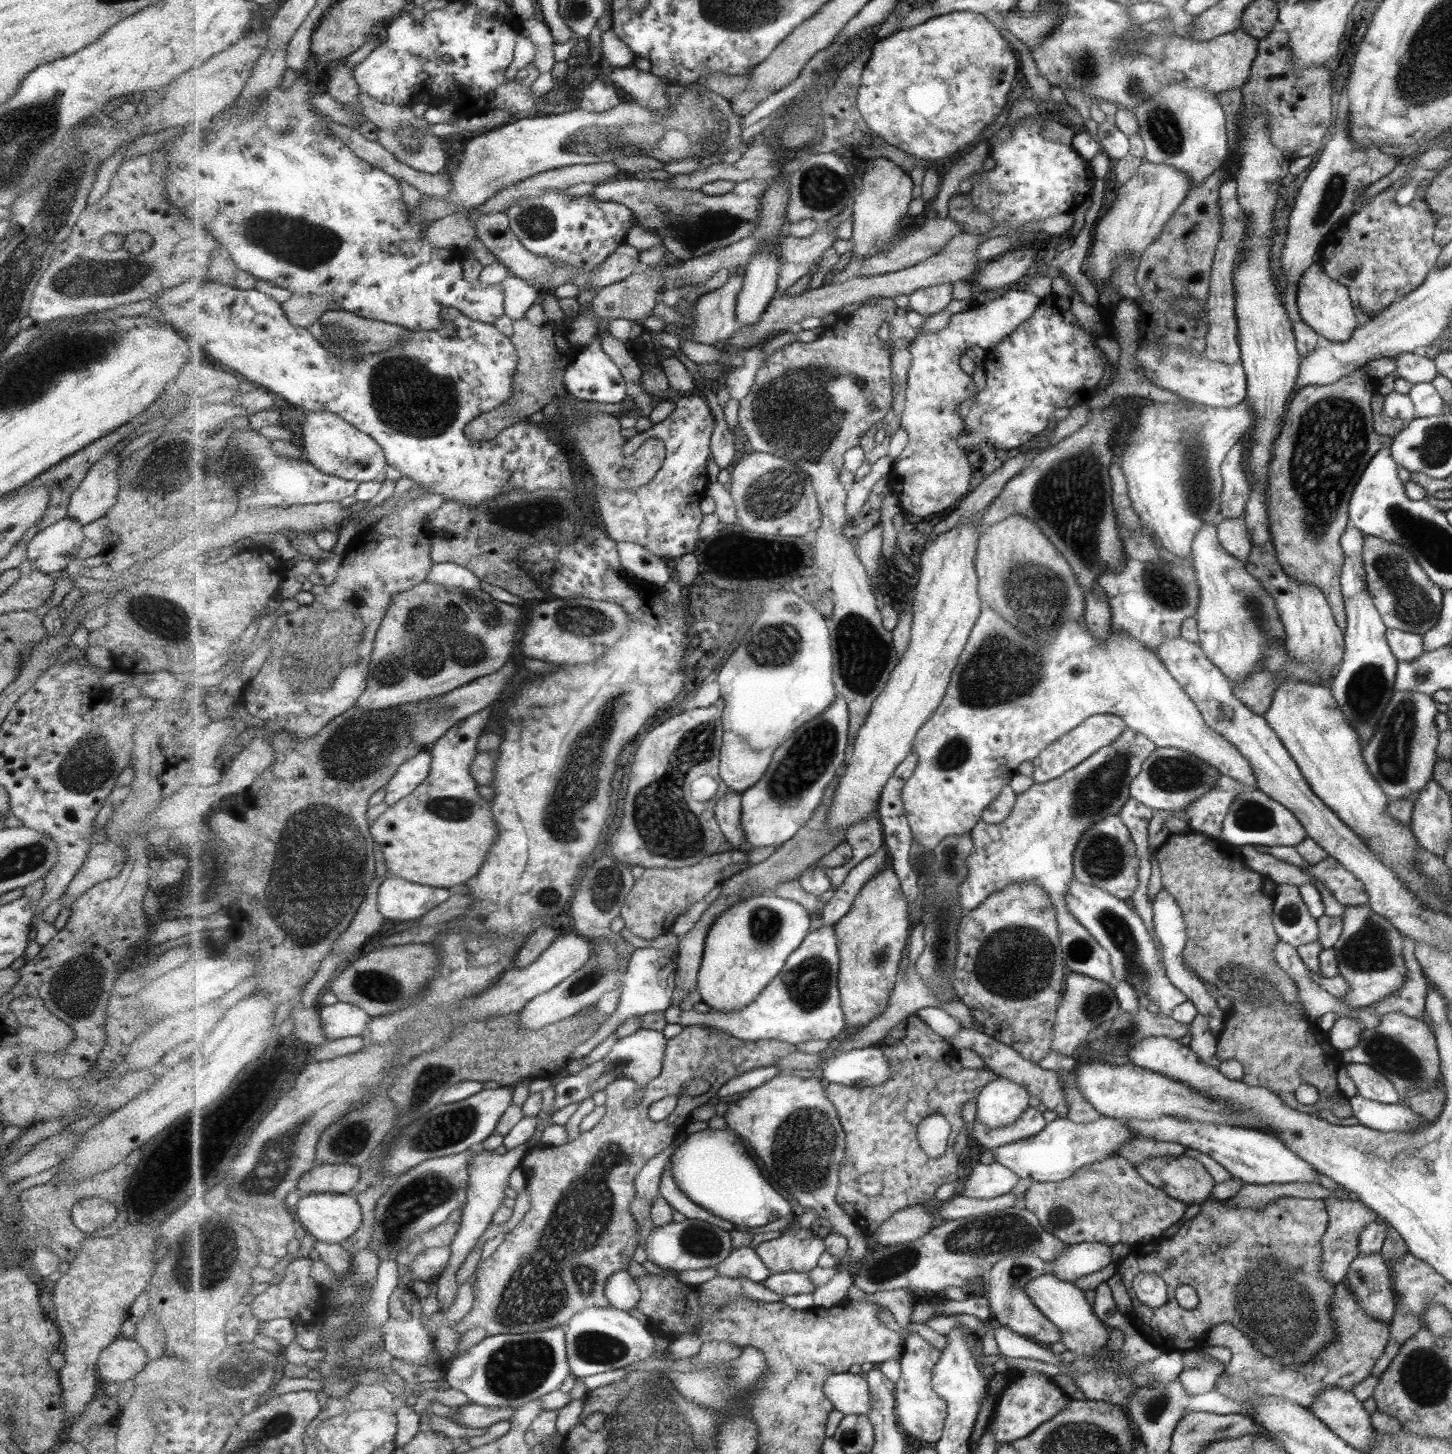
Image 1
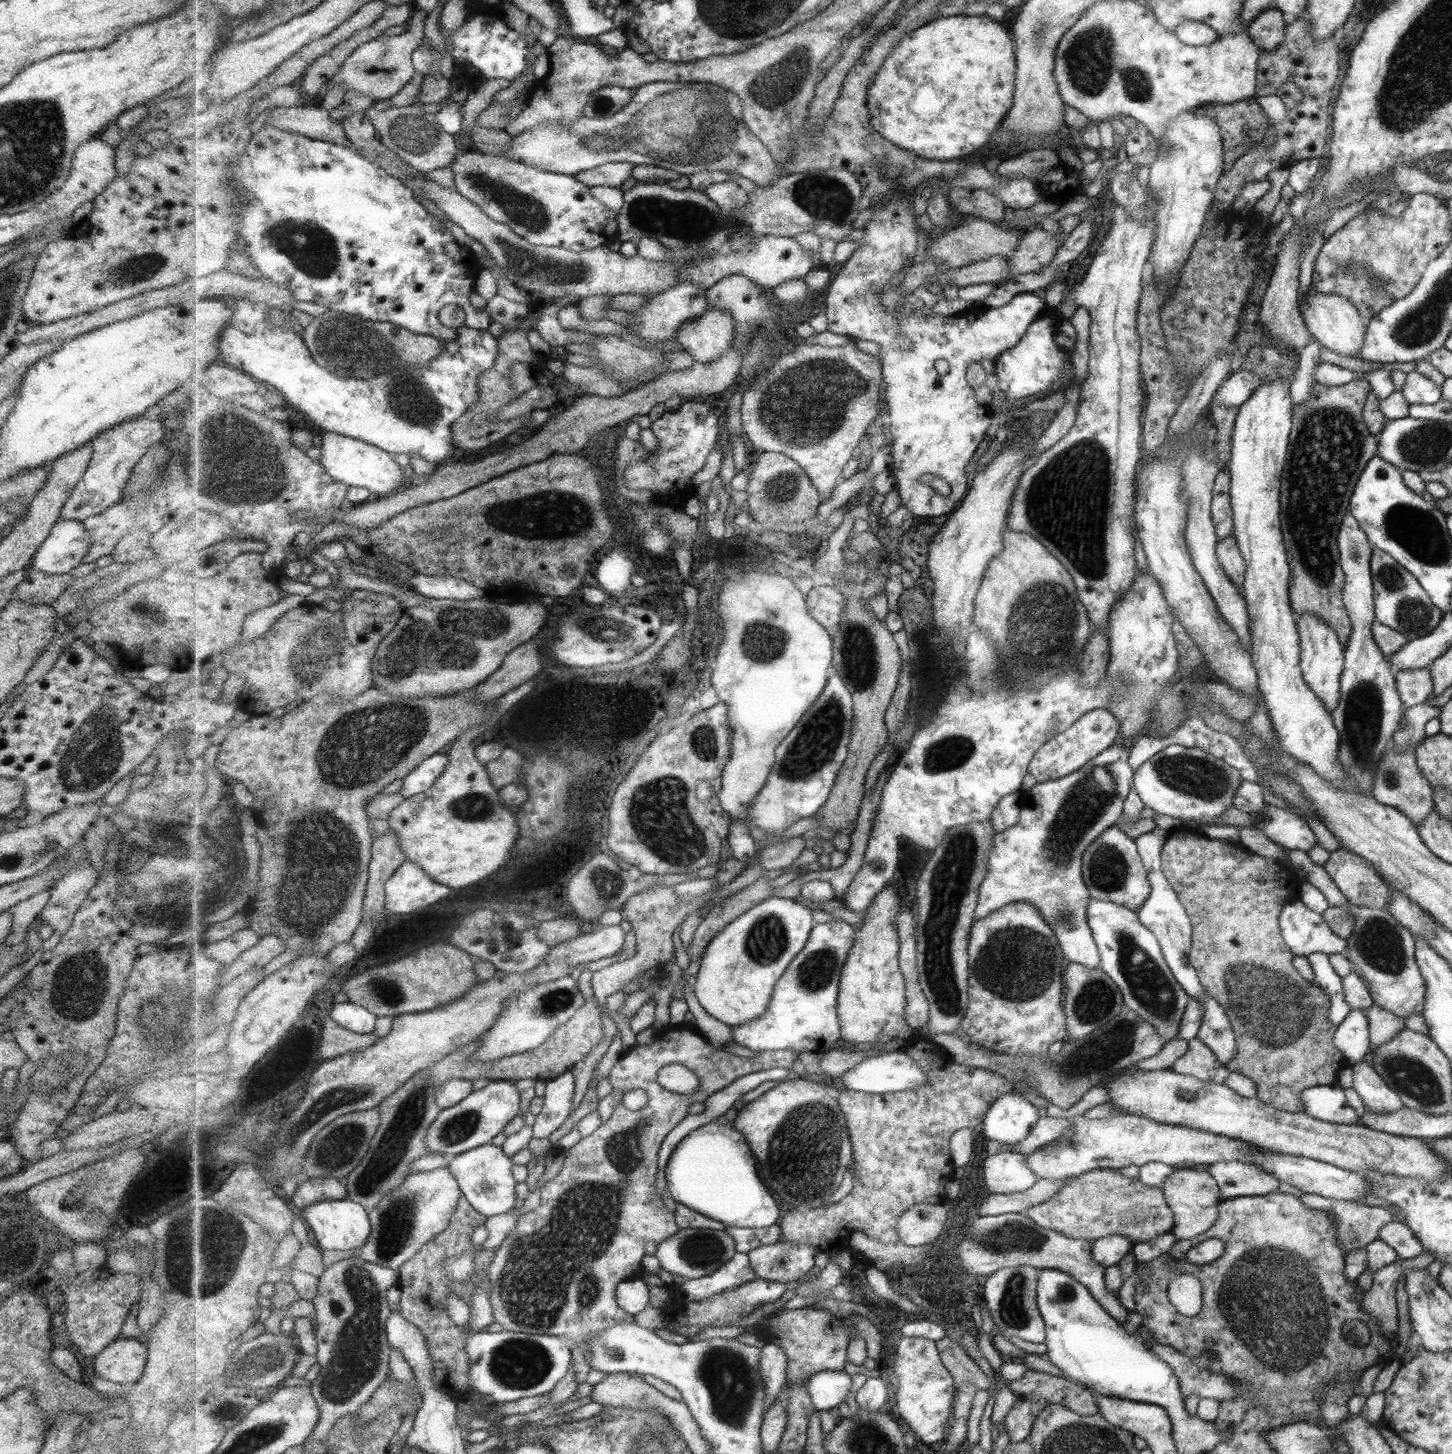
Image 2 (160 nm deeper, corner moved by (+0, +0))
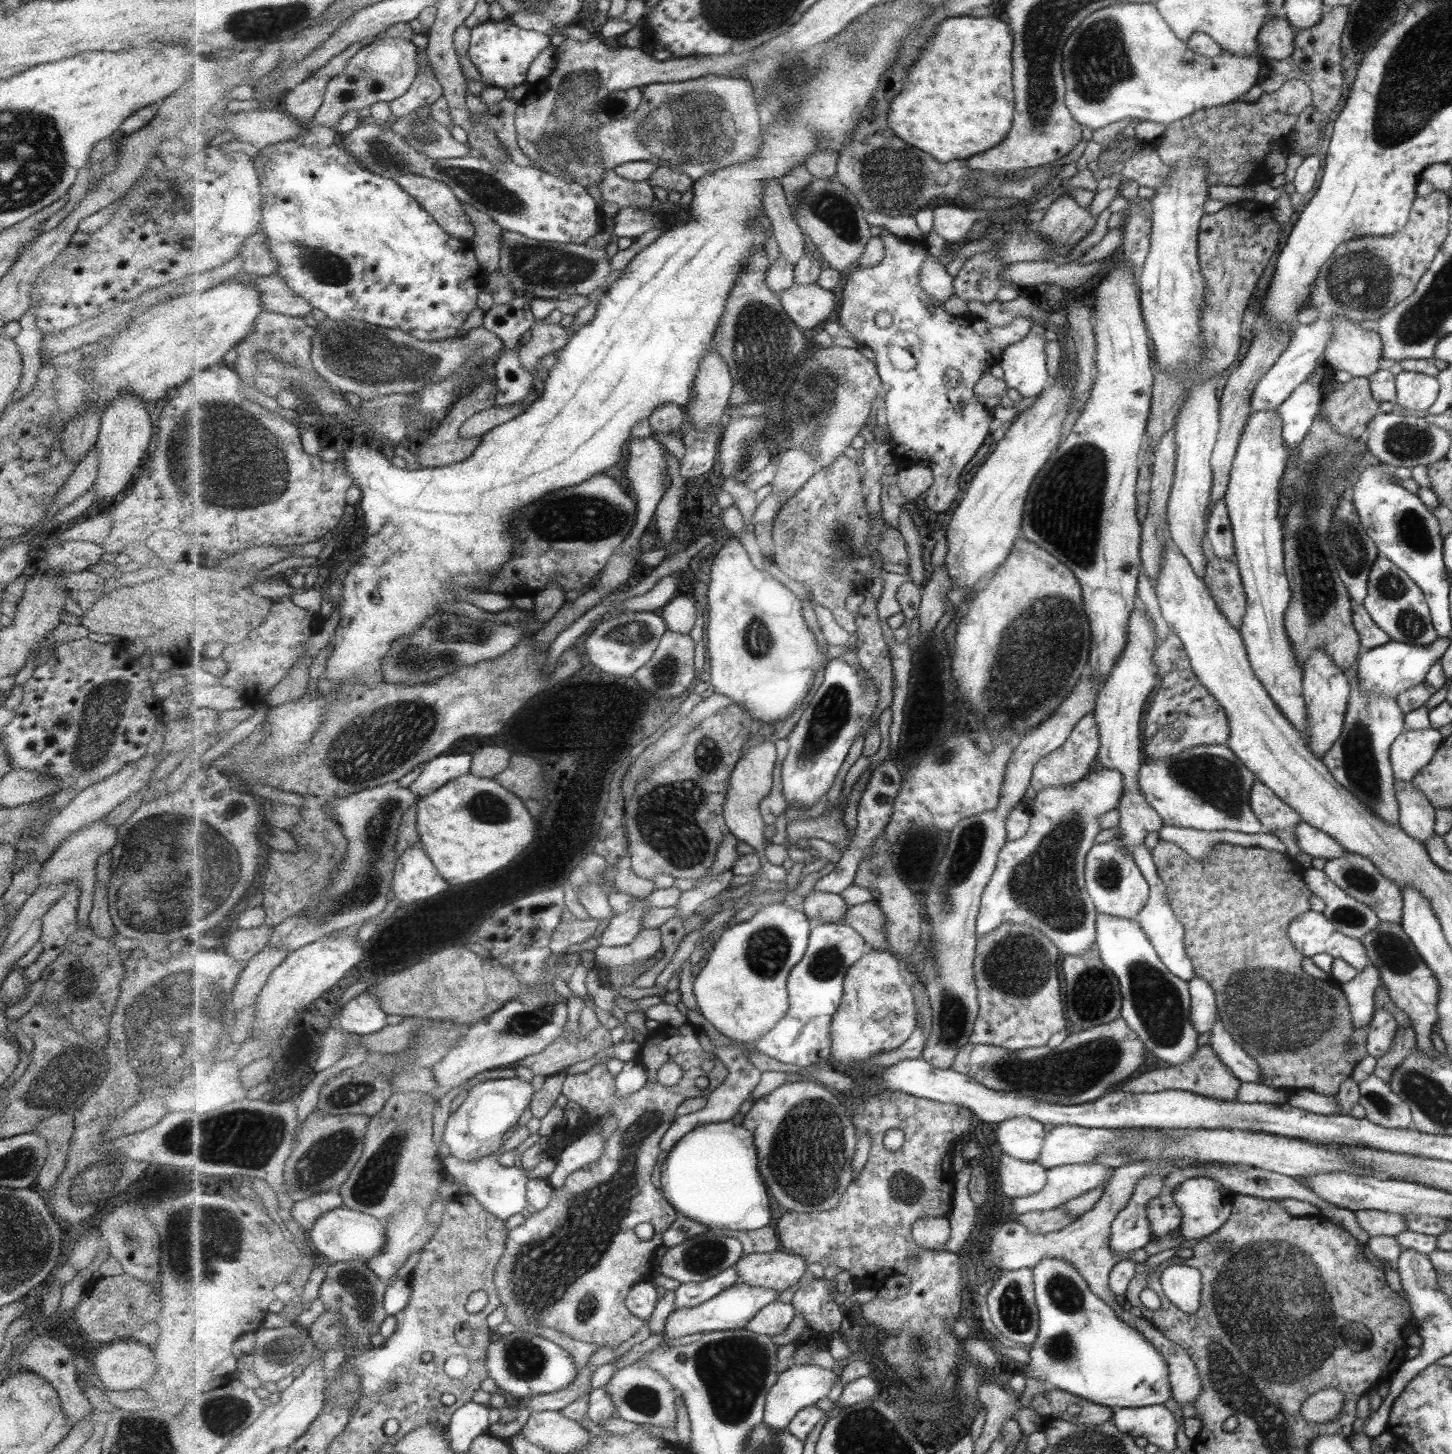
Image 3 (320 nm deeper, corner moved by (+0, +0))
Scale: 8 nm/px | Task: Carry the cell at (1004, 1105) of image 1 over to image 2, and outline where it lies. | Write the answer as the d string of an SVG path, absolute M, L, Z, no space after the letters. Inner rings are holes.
M1020 1093L1002 1094L990 1105L983 1134L1001 1145L1019 1143L1030 1134L1039 1117L1034 1105Z

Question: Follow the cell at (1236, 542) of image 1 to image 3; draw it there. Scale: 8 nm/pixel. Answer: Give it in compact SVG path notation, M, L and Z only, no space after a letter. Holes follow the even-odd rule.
M1212 557L1206 561L1205 578L1201 578L1209 589L1214 603L1237 631L1242 626L1246 614L1246 595L1242 588L1238 565L1233 560L1217 560Z

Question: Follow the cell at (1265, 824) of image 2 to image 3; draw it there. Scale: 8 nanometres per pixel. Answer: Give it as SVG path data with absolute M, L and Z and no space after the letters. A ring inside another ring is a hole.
M1299 822L1293 827L1295 832L1294 842L1301 852L1313 857L1331 860L1345 855L1346 849L1342 848L1333 837L1327 836L1321 829Z

